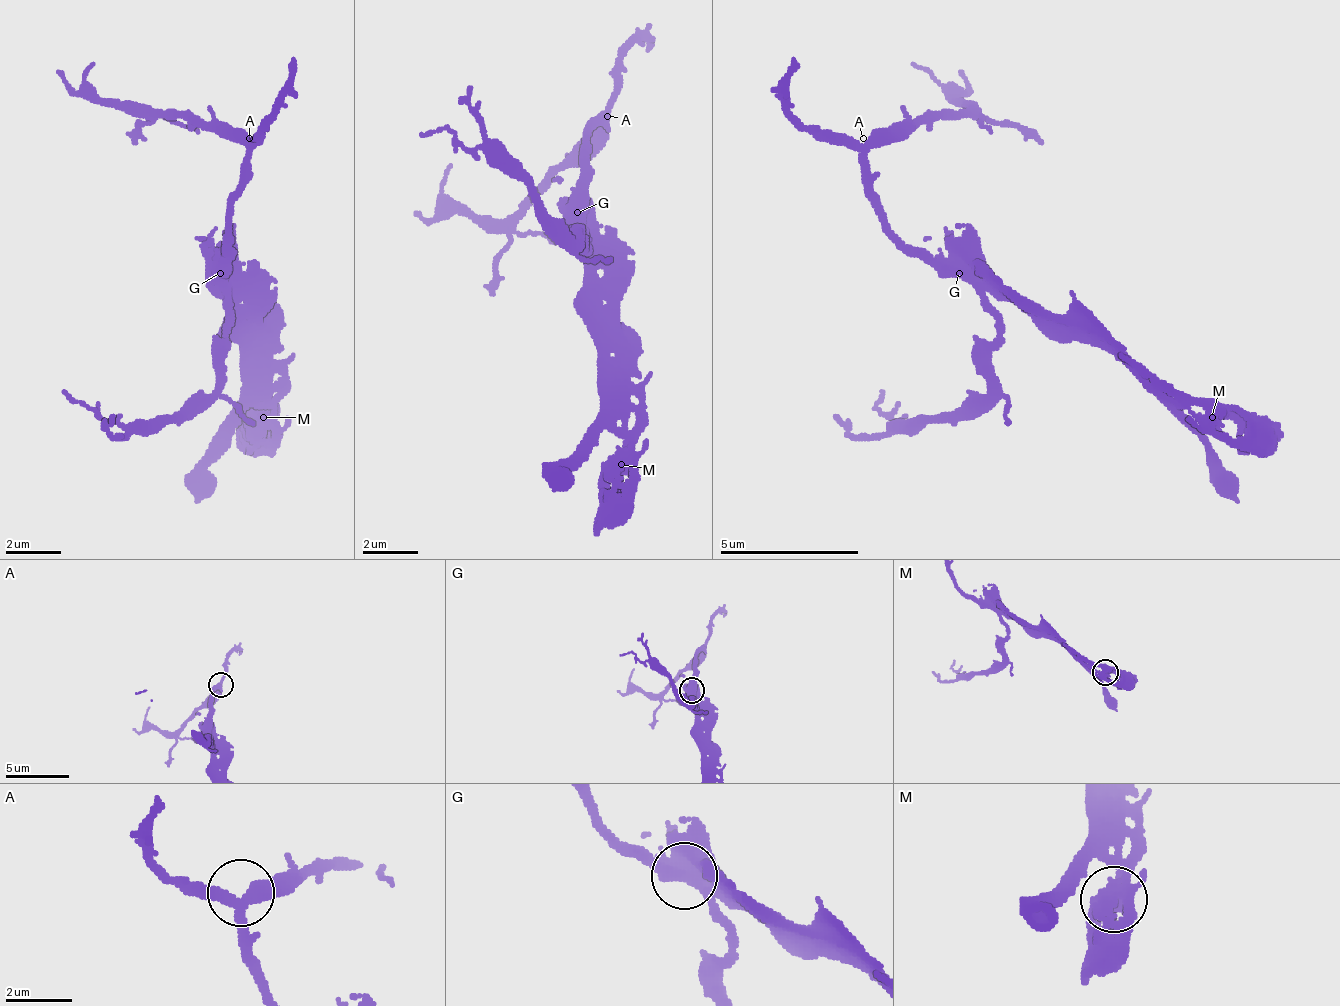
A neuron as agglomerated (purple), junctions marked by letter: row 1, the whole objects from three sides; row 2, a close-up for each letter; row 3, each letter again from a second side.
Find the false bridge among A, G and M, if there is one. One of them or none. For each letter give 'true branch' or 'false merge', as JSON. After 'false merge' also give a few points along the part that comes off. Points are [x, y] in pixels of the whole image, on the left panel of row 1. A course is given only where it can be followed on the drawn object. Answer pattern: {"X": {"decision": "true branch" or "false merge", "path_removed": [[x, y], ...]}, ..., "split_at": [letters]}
{"A": {"decision": "true branch"}, "G": {"decision": "false merge", "path_removed": [[221, 271], [221, 236], [242, 187], [249, 152], [145, 111], [117, 111], [89, 83], [96, 62]]}, "M": {"decision": "true branch"}, "split_at": ["G"]}

